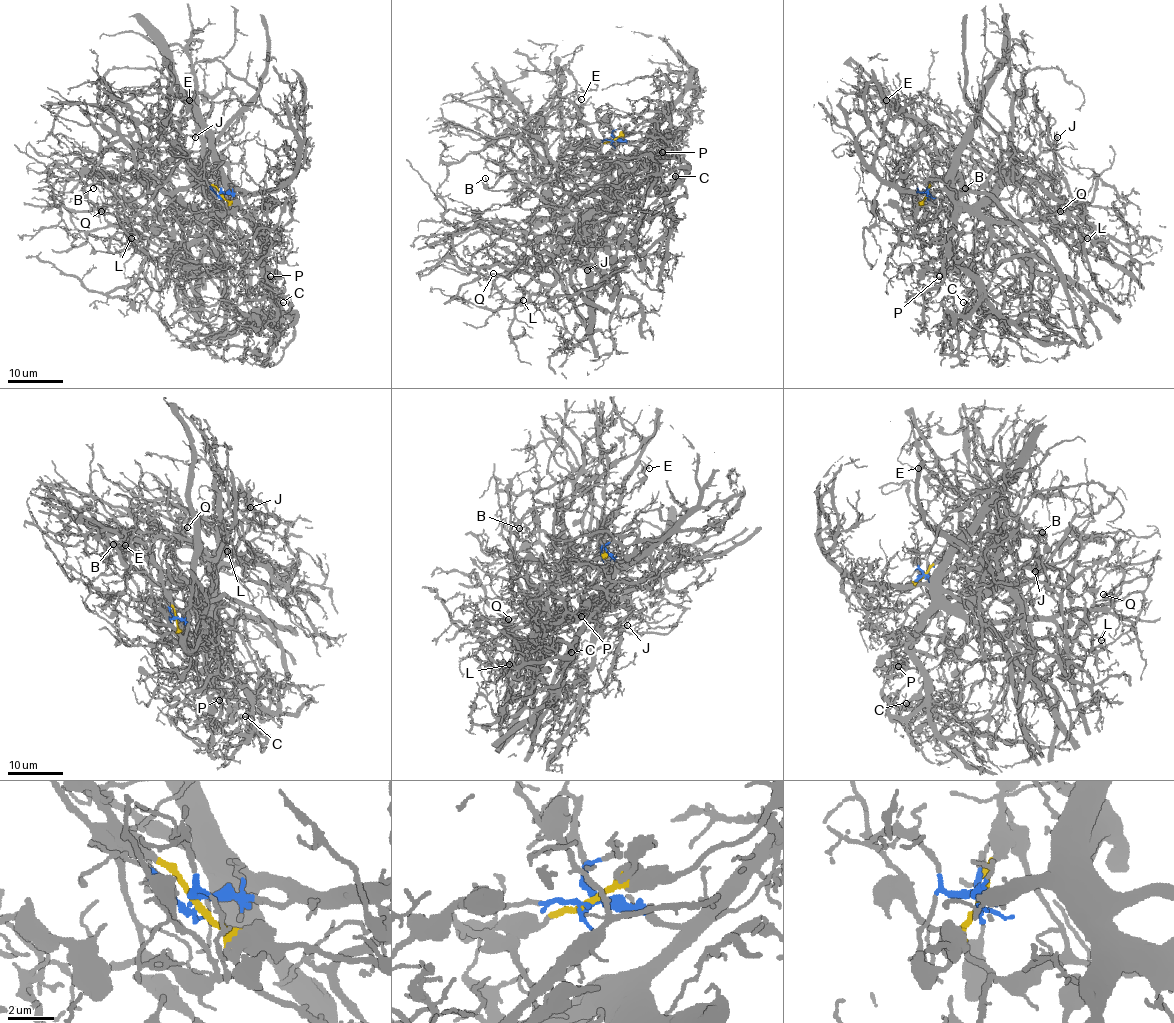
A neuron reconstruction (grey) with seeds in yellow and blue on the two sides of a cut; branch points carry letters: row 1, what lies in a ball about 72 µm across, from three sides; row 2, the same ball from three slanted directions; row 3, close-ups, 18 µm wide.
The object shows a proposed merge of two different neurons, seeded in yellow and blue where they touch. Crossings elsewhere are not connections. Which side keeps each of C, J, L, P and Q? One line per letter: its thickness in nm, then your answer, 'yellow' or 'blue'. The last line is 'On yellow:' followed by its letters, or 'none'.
C: 150 nm | blue
J: 130 nm | yellow
L: 160 nm | blue
P: 80 nm | blue
Q: 120 nm | blue
On yellow: J

